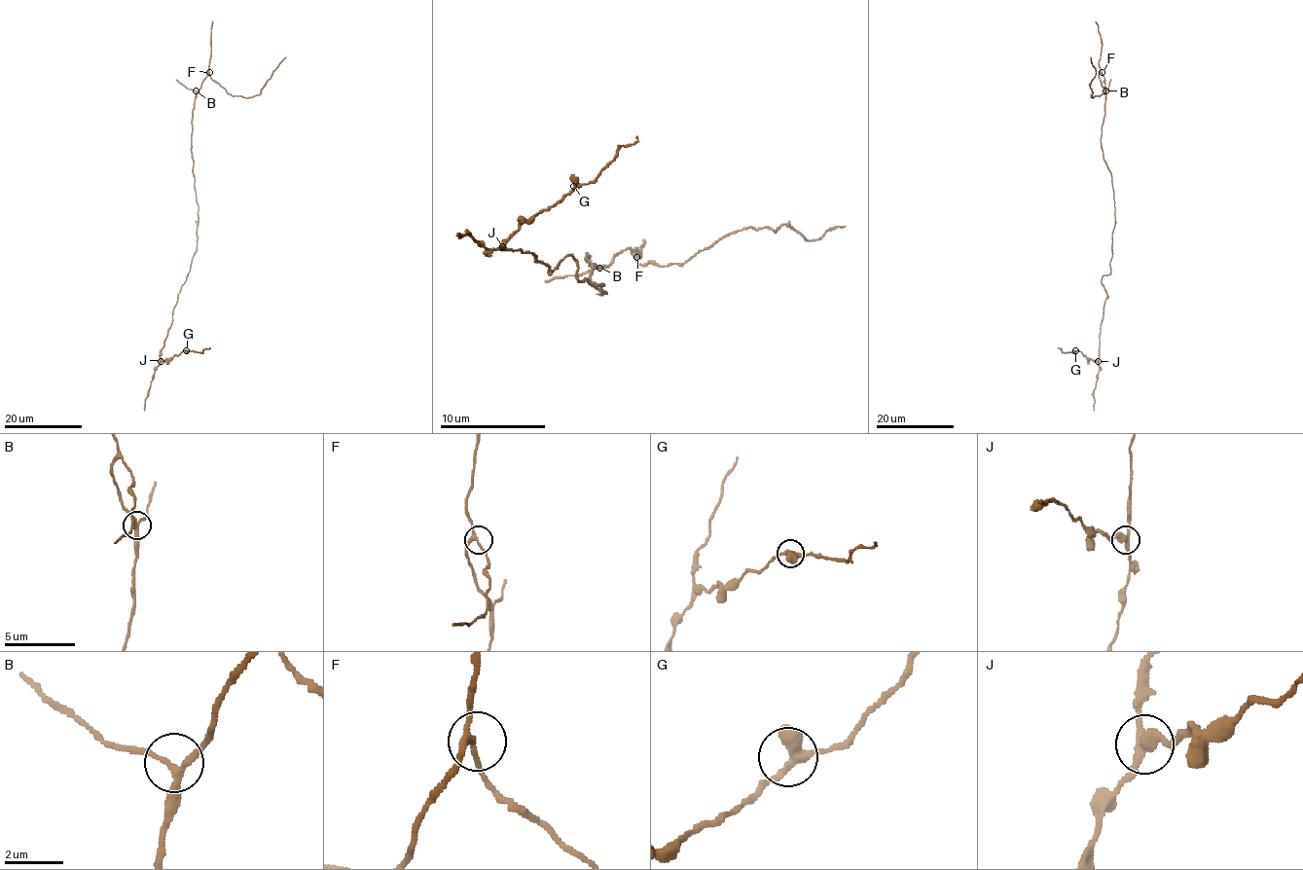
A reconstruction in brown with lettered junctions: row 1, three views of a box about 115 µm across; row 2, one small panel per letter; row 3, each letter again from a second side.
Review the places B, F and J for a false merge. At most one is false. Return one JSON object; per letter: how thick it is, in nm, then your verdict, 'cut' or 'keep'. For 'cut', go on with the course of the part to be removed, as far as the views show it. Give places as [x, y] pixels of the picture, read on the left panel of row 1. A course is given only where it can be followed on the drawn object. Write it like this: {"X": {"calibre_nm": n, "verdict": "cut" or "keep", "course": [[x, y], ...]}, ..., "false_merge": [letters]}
{"B": {"calibre_nm": 200, "verdict": "keep"}, "F": {"calibre_nm": 180, "verdict": "keep"}, "J": {"calibre_nm": 320, "verdict": "cut", "course": [[161, 361], [184, 350], [201, 352], [209, 347]]}, "false_merge": ["J"]}

